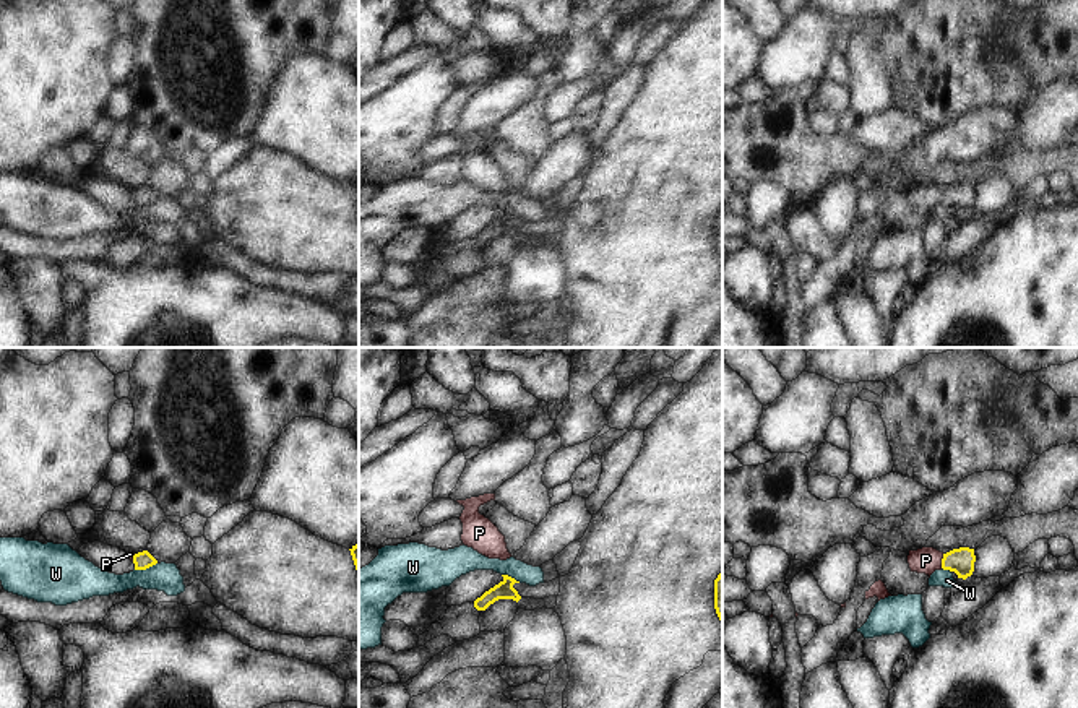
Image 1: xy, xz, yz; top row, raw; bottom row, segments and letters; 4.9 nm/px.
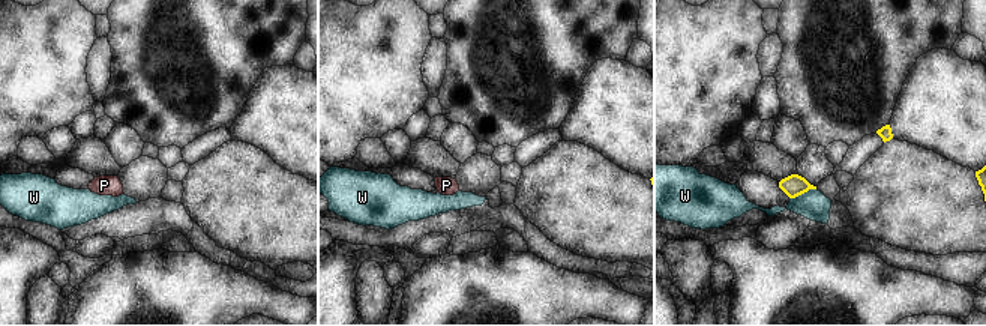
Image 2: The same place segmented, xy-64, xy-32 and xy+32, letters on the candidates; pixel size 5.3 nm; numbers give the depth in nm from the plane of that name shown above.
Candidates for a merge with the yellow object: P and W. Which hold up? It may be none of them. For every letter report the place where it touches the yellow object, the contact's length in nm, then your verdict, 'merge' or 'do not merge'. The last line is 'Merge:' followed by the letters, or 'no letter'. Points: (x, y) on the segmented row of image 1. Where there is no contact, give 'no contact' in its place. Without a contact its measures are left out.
P: yz (942, 561) | 70 nm | merge
W: xy (145, 569) | 120 nm | do not merge
Merge: P

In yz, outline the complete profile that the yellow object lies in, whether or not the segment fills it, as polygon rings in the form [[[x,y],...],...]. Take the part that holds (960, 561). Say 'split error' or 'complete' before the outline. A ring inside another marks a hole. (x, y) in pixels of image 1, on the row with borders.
split error; [[[922,547],[917,550],[909,550],[908,563],[911,572],[932,575],[935,570],[950,570],[958,575],[958,578],[966,580],[974,572],[974,549],[959,547],[946,554],[934,549]]]

